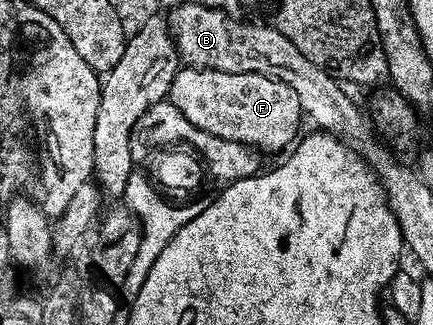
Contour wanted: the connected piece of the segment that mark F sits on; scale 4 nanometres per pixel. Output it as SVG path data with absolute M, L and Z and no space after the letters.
M186 64L172 80L168 102L182 113L181 117L185 121L191 122L198 130L226 140L246 142L249 146L266 152L285 151L299 137L298 129L304 123L296 92L292 92L288 84L284 84L279 78L271 78L269 74L220 72Z

